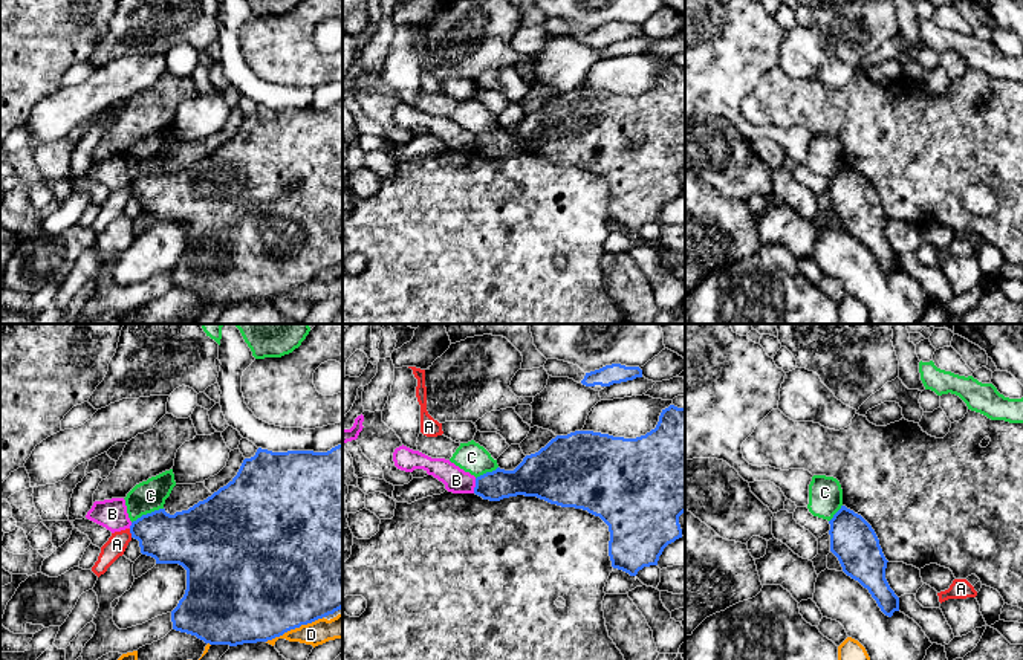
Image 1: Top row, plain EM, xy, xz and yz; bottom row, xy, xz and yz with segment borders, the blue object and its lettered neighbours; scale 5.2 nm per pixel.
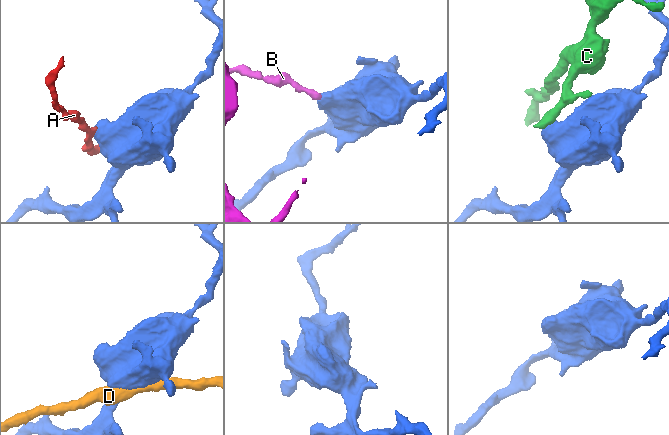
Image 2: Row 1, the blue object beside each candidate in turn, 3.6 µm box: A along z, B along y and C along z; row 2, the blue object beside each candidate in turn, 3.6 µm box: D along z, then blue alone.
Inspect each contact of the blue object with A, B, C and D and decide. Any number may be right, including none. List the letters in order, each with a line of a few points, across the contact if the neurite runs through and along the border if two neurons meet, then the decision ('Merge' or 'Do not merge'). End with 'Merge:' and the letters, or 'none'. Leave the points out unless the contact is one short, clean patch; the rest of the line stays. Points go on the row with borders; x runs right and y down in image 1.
A: Line: xy (129, 529), (132, 537). Do not merge
B: Line: xz (476, 478), (473, 492). Do not merge
C: Line: xy (162, 507), (142, 514), (132, 523). Do not merge
D: Do not merge
Merge: none

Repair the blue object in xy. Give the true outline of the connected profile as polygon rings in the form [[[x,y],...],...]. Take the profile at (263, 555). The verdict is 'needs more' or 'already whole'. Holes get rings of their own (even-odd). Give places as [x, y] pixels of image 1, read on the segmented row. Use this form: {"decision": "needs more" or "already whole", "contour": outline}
{"decision": "already whole", "contour": [[[343,443],[327,452],[272,452],[258,448],[254,457],[243,460],[237,475],[211,497],[174,515],[167,513],[165,509],[142,515],[132,522],[130,533],[139,541],[141,553],[154,558],[156,564],[179,564],[187,570],[185,594],[171,611],[173,629],[196,636],[209,645],[229,646],[280,637],[343,608]]]}

